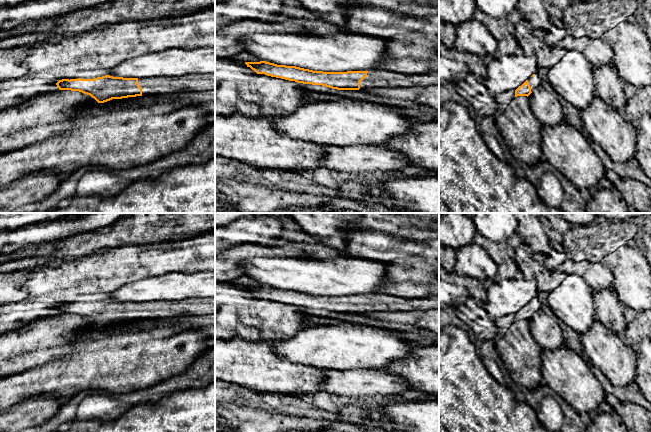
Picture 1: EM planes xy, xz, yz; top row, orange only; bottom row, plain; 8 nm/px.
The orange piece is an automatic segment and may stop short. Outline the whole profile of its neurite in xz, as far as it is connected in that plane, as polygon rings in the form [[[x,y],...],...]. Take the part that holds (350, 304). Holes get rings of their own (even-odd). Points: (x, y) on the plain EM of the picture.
[[[245,286],[257,298],[297,307],[322,309],[337,314],[370,312],[433,311],[439,309],[439,295],[422,298],[403,298],[387,293],[370,295],[323,296],[274,287]]]

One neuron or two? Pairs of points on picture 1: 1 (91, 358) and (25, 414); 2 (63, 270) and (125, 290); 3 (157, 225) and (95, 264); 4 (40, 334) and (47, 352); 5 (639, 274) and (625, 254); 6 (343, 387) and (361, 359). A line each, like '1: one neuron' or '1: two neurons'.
1: two neurons
2: two neurons
3: two neurons
4: one neuron
5: one neuron
6: two neurons

